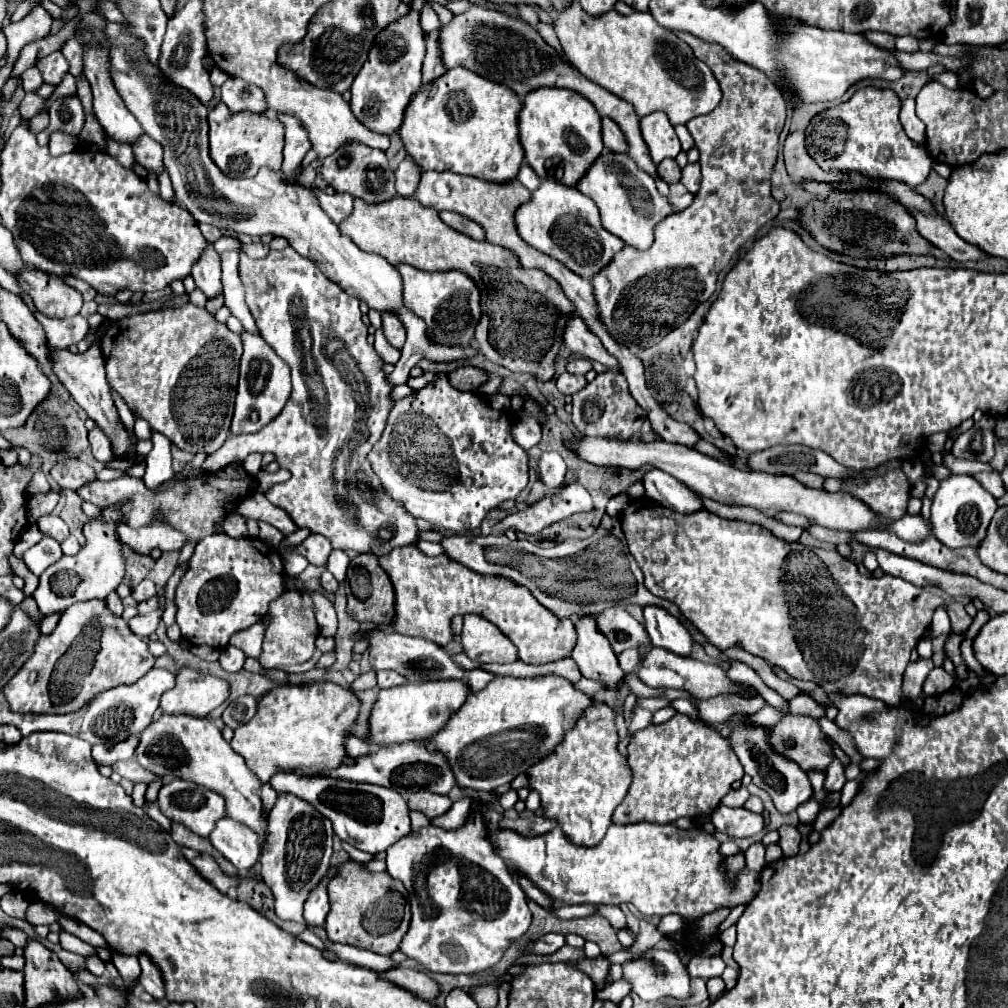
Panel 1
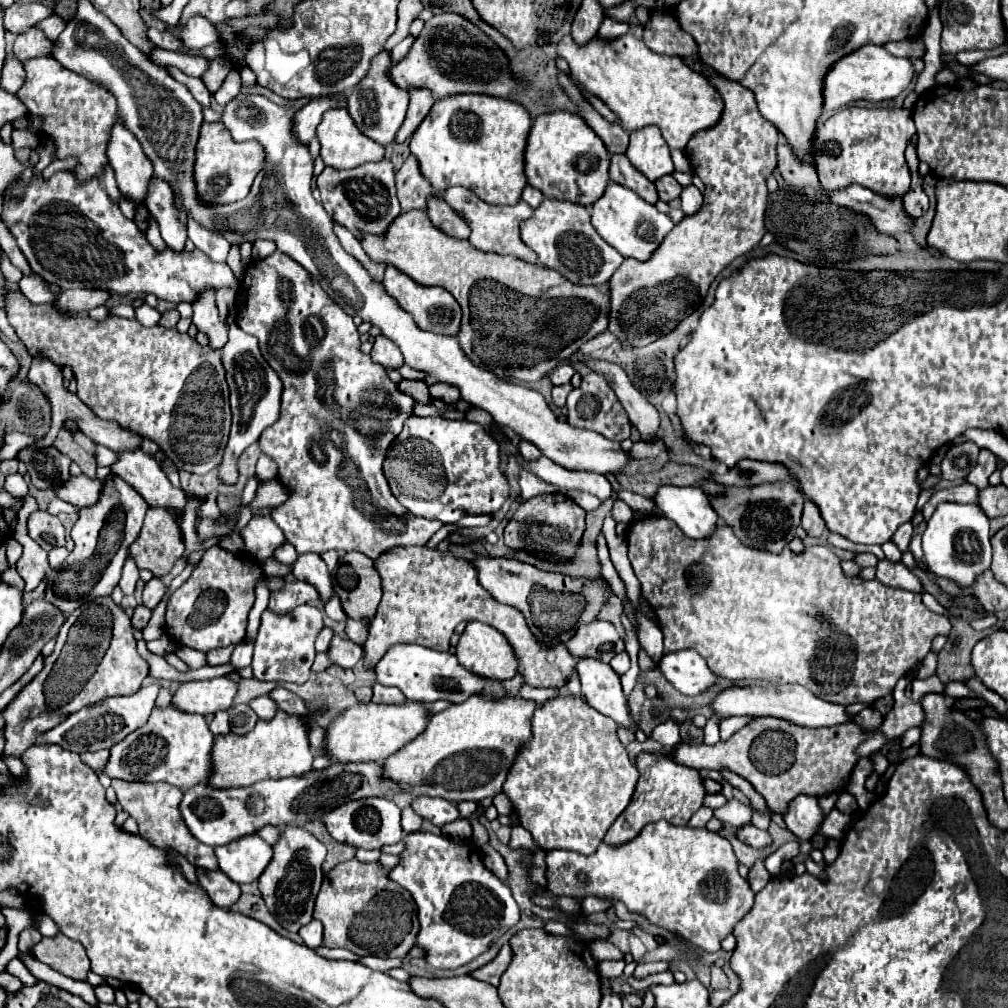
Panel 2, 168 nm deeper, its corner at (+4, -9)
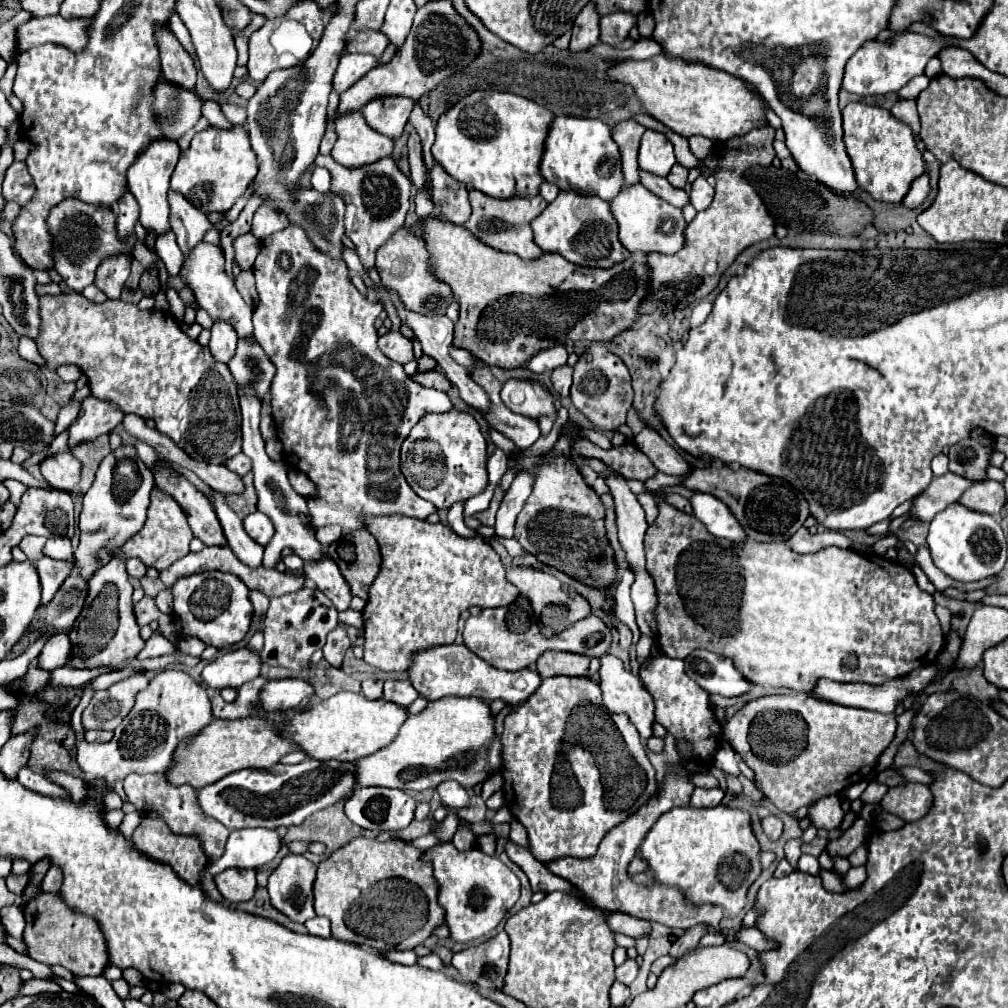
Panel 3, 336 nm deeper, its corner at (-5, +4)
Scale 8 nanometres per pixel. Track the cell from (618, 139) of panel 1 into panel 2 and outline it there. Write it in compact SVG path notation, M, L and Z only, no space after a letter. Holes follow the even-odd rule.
M610 154L610 180L634 190L640 198L650 204L658 200L656 186L630 164L626 154Z

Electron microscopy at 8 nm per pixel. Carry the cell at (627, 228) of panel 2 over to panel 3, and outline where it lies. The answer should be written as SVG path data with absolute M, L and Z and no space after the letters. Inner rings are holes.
M641 183L631 185L631 189L621 189L621 193L611 201L613 215L619 223L619 241L631 253L677 253L685 245L685 219L679 207L655 197Z

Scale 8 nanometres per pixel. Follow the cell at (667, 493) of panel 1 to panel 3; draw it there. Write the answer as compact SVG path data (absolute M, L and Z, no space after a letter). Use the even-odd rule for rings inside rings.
M693 493L691 505L695 511L695 517L707 527L707 531L715 537L723 537L729 541L745 541L747 535L735 515L723 505L723 501L711 497L709 493Z

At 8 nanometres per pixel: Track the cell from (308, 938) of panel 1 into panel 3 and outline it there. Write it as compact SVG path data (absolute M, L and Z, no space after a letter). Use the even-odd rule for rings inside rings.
M393 951L393 953L387 953L385 957L395 961L395 963L403 963L403 965L415 965L417 959L419 959L415 955L415 951Z

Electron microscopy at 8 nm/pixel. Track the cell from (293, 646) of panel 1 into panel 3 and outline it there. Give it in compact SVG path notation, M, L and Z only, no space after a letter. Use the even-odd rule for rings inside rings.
M303 587L295 593L275 597L271 599L269 611L265 615L265 645L261 649L261 659L273 667L287 667L299 673L307 671L311 655L325 645L327 633L337 625L335 607L317 587Z

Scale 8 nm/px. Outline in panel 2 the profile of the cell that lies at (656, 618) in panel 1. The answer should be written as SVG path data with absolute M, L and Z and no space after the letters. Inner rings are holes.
M678 650L664 654L658 668L686 696L700 694L716 680L716 674L694 650Z

